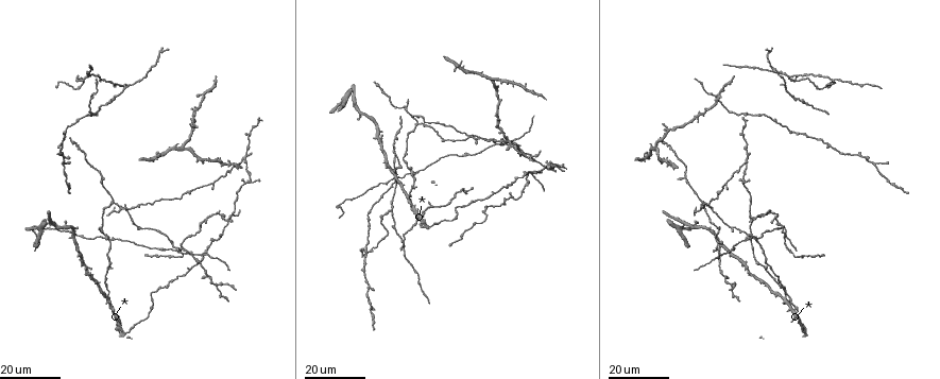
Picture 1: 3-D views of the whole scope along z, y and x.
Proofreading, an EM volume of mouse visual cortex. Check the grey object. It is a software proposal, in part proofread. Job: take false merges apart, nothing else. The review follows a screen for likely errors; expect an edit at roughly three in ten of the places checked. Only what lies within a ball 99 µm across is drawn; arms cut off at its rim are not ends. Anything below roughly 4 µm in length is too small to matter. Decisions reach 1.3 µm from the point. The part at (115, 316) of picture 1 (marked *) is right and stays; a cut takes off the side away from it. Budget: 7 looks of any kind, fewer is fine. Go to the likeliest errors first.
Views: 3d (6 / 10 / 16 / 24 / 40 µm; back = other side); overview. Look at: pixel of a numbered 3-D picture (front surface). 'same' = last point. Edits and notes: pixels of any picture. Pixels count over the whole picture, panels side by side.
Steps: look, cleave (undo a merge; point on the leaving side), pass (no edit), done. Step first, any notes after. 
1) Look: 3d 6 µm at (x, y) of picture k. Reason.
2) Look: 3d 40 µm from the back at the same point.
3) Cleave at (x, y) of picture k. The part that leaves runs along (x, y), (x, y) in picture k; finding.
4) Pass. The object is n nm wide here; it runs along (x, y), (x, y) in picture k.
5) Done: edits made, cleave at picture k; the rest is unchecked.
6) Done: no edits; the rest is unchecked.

Look: 3d 24 µm at (225, 220) of picture 1. Four or more arms meet.

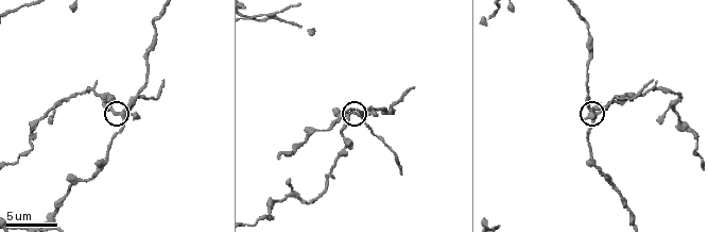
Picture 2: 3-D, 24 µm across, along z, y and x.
Look: 3d 6 µm at (356, 115) of picture 2.

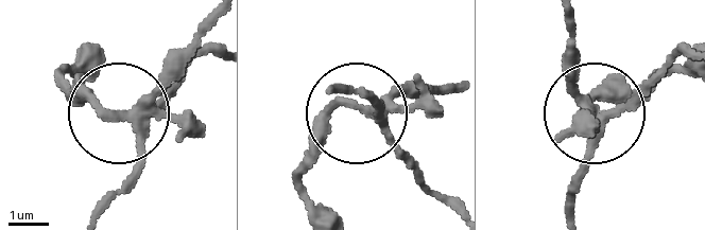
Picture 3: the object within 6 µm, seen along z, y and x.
Cleave at (407, 167) of picture 3. 5 arms meet here; the part that leaves runs along (379, 118), (389, 144), (449, 206) in picture 3; a second neuron is stuck on.

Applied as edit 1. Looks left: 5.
Look: 3d 16 µm at (788, 78) of picture 1.

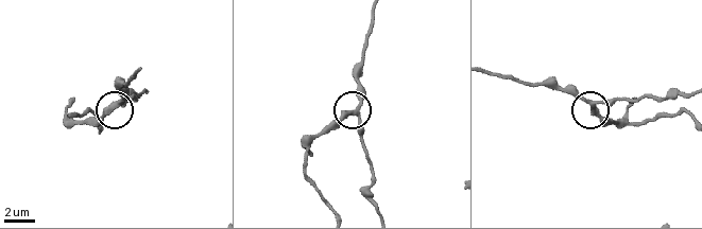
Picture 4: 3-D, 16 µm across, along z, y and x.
Look: 3d 6 µm at (593, 105) of picture 4. Closer look.

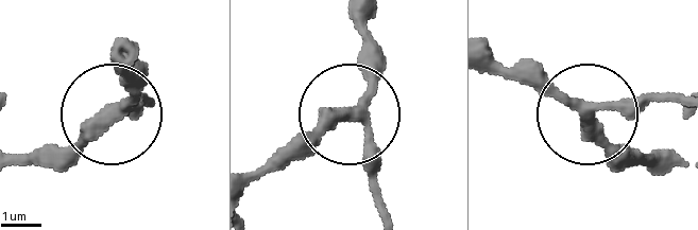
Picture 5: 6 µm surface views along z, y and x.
Pass. The side arm is 27 µm long; it runs along (488, 68), (539, 74), (636, 159) in picture 5; continuous, no second neuron.

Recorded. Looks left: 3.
Look: 3d 16 µm at (245, 157) of picture 1. A fork.

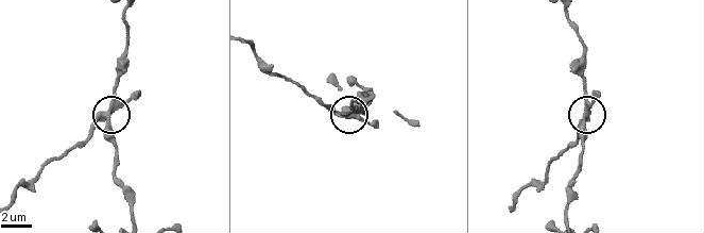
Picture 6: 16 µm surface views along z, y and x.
Look: 3d 10 µm at (585, 114) of picture 6.

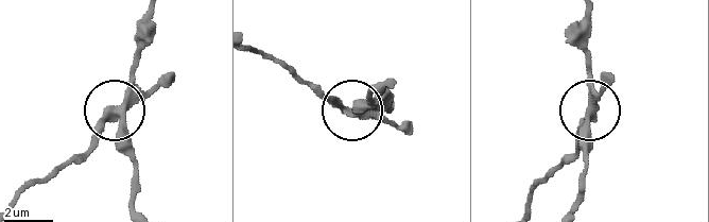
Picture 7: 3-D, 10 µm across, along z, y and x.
Cleave at (94, 130) of picture 7. The object is 280 nm wide here; the part that leaves runs along (115, 106), (87, 147), (16, 202) in picture 7; two neurons meet here.

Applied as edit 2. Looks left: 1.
Done: edits made, cleave at picture 3, cleave at picture 7; the rest is unchecked.

